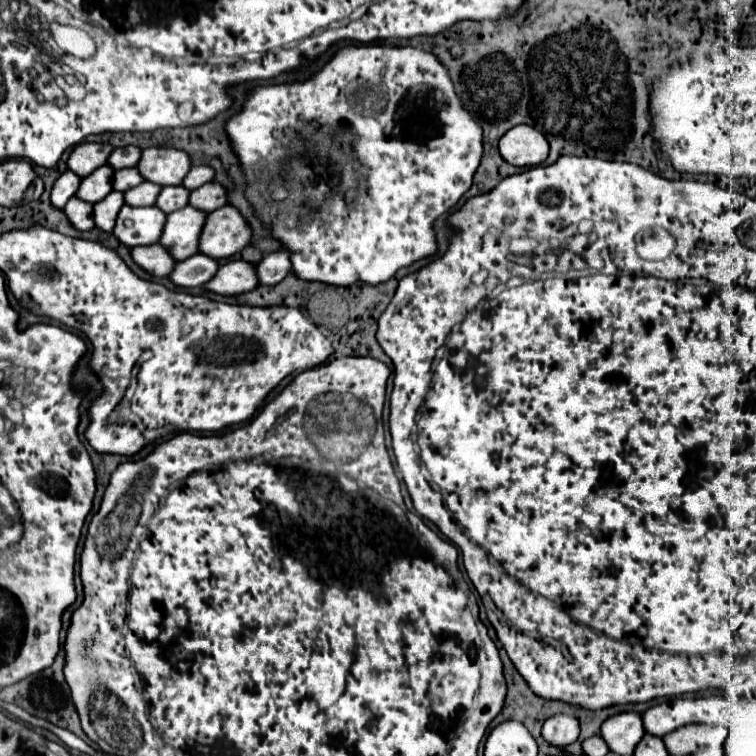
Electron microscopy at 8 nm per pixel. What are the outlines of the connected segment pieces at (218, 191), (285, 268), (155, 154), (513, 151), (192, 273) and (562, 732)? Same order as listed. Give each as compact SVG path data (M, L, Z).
M206 183L198 189L192 191L190 195L190 205L196 207L196 209L202 209L202 211L216 211L218 207L224 207L228 203L228 193L226 189L220 185L220 183Z
M280 249L280 251L274 251L274 253L266 255L258 263L260 285L276 285L276 283L280 283L292 271L290 257L292 257L292 253L288 249Z
M148 147L142 151L138 169L146 181L158 185L182 185L192 167L190 155L172 147Z
M516 125L500 139L500 155L516 167L544 163L548 149L546 137L528 125Z
M198 253L184 261L178 261L170 279L180 287L198 287L208 283L216 275L216 271L218 271L218 261L204 253Z
M558 713L550 719L546 719L546 723L542 727L542 737L556 747L574 743L578 739L578 735L580 735L580 721L572 715L564 715L564 713Z

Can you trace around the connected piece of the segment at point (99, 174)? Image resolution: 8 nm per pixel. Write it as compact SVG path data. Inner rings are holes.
M108 165L96 169L92 175L82 179L76 195L88 203L98 203L112 191L112 175L114 175L114 171Z

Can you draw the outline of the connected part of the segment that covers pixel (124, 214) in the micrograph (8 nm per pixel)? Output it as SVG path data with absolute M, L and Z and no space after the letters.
M124 205L118 213L114 235L126 247L152 245L158 243L164 223L166 223L166 213L162 213L156 205L140 207L140 209Z

